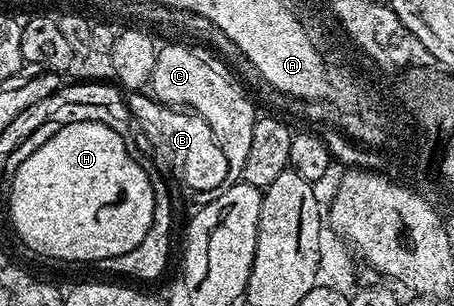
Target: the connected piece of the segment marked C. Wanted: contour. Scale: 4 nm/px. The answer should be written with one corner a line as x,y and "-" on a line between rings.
162,45
155,60
151,94
165,106
188,108
207,120
219,148
223,148
223,156
227,156
229,178
237,180
243,172
243,160
247,160
247,151
251,148
251,128
255,128
258,115
253,114
250,95
243,89
242,83
228,69
213,66
212,61
212,57
192,46

